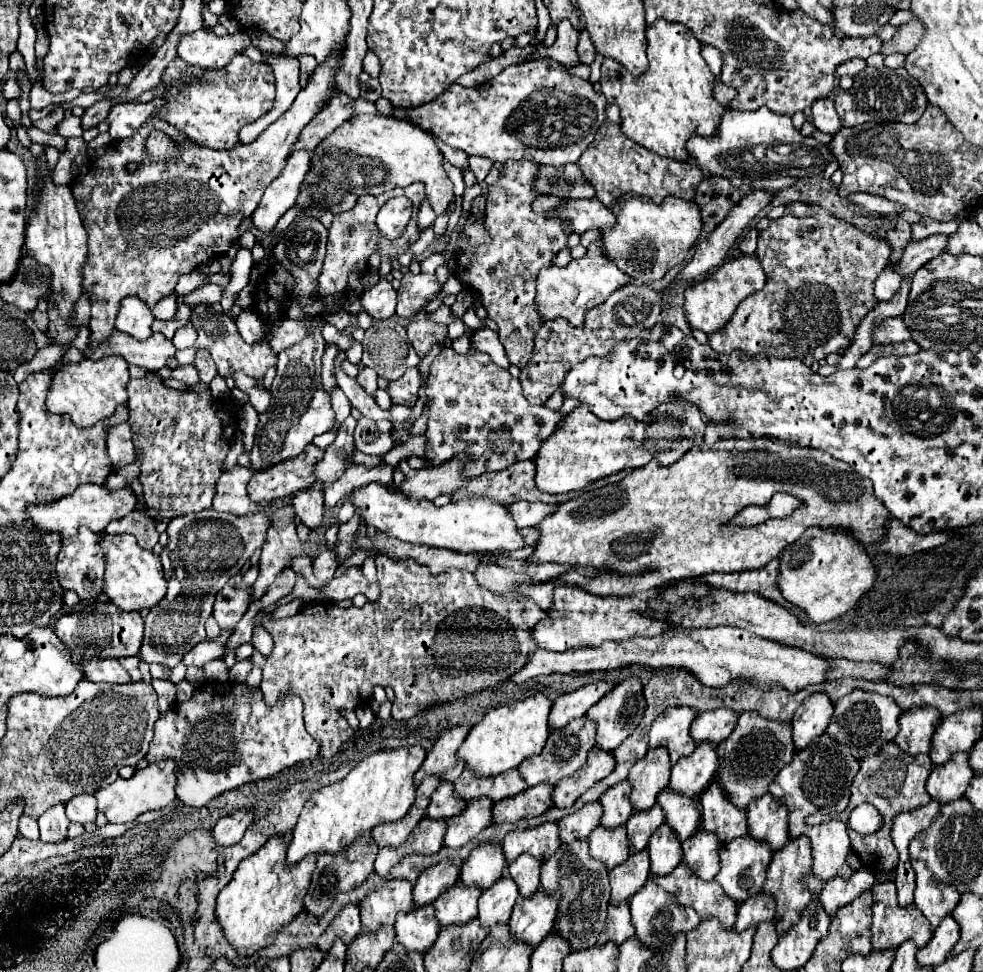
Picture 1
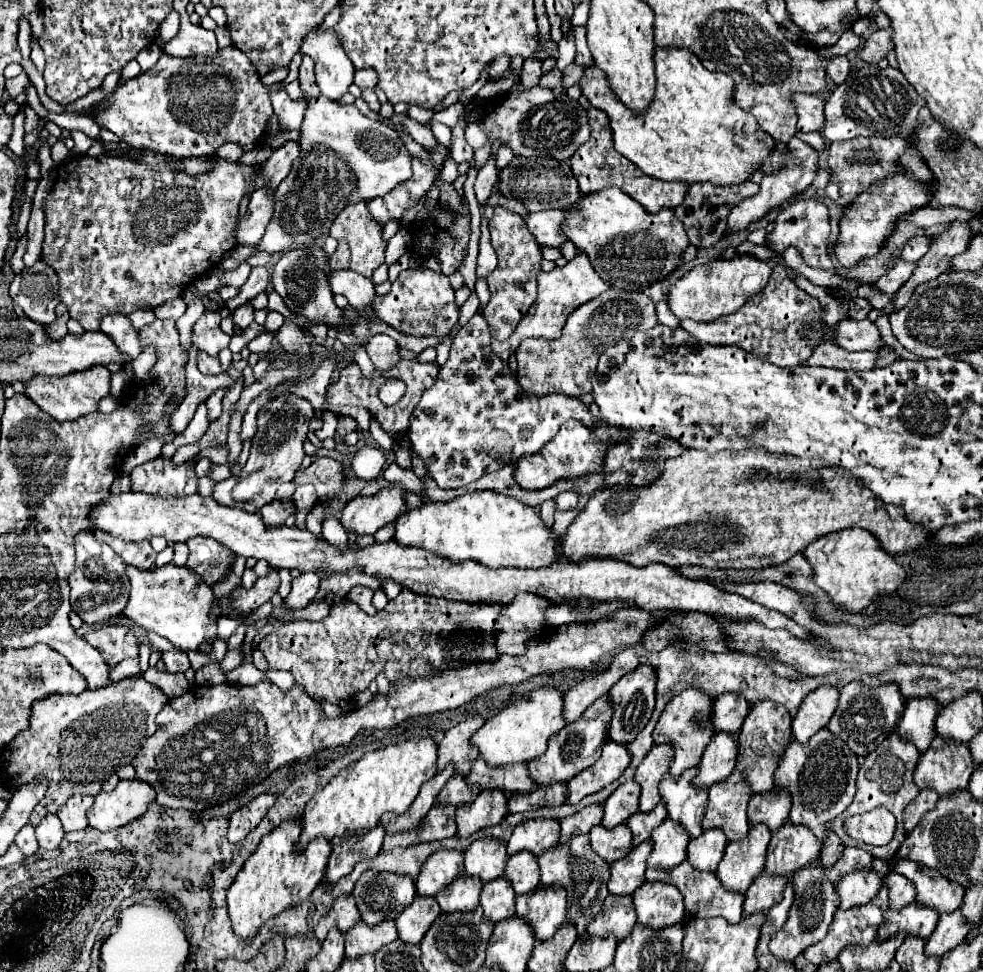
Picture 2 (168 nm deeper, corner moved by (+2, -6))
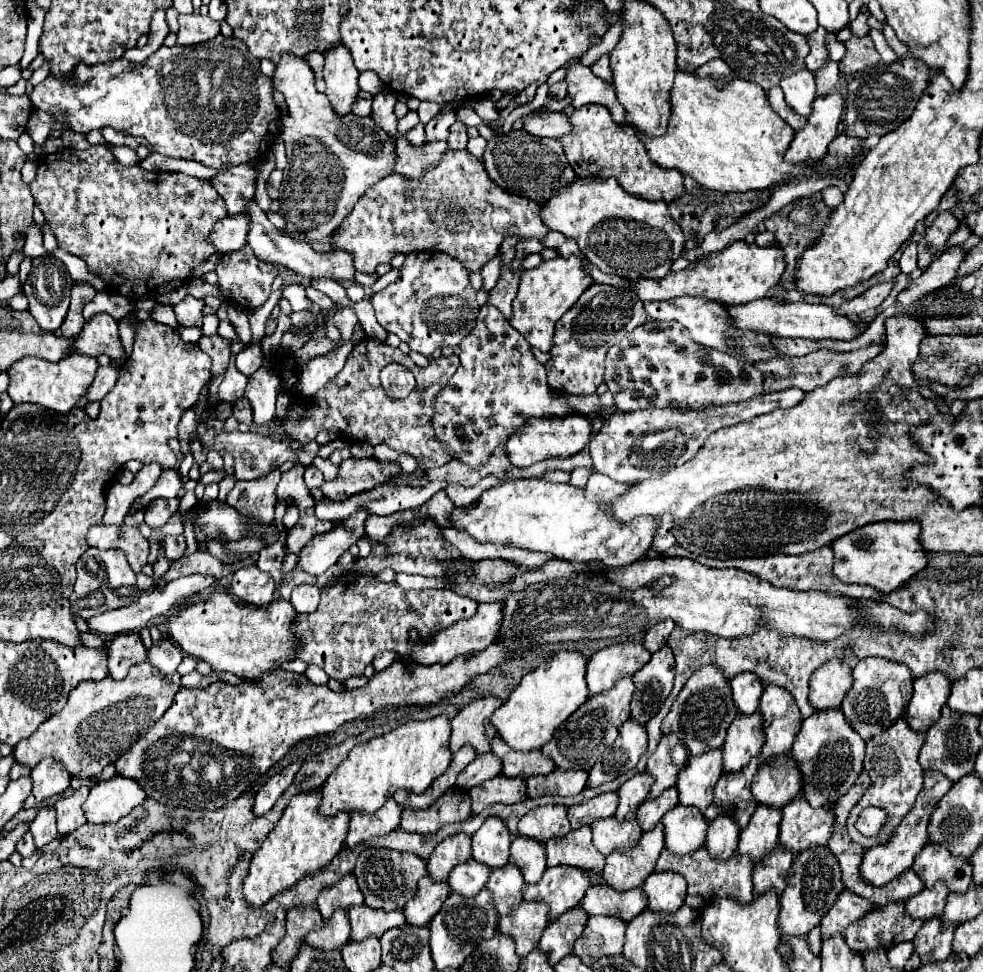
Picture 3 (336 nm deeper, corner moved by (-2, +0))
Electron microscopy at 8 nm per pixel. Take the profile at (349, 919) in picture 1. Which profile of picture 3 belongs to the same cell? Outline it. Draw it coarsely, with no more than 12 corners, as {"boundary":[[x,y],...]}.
{"boundary":[[354,875],[324,889],[318,911],[328,921],[336,909],[364,905]]}

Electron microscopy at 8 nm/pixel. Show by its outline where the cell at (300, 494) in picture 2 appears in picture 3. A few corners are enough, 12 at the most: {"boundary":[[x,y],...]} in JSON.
{"boundary":[[314,465],[306,467],[306,487],[318,489],[324,483],[322,471]]}

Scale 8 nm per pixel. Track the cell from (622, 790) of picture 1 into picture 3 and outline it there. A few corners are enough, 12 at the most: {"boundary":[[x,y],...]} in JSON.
{"boundary":[[636,773],[618,789],[620,803],[614,815],[624,821],[646,801],[654,779]]}

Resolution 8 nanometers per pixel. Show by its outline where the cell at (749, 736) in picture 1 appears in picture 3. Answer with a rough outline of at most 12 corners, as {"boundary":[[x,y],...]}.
{"boundary":[[766,685],[762,761],[788,755],[802,725],[794,697]]}

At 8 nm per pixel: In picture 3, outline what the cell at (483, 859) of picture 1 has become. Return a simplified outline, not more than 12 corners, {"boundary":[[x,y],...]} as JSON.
{"boundary":[[488,817],[472,835],[472,859],[508,863],[510,831]]}

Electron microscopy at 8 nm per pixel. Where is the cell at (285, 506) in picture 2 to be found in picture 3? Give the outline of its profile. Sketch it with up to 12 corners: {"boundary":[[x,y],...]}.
{"boundary":[[304,465],[286,473],[276,489],[278,501],[300,511],[314,507],[304,485]]}

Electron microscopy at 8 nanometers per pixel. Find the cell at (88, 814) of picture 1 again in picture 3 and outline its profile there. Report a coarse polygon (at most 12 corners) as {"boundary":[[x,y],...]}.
{"boundary":[[88,787],[54,805],[58,833],[68,835],[86,823],[82,803]]}

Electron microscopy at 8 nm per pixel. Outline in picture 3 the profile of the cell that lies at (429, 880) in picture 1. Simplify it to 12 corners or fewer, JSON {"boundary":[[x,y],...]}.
{"boundary":[[446,837],[428,859],[428,875],[446,881],[470,861],[470,837]]}

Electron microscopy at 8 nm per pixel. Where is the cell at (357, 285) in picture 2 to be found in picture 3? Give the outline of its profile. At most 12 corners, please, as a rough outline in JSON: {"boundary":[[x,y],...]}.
{"boundary":[[254,201],[248,245],[260,261],[308,279],[354,279],[340,249],[314,251],[268,221]]}

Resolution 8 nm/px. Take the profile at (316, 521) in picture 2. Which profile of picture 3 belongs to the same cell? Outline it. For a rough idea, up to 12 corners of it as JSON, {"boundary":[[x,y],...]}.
{"boundary":[[302,513],[288,529],[286,549],[298,553],[310,539],[328,531],[330,521]]}

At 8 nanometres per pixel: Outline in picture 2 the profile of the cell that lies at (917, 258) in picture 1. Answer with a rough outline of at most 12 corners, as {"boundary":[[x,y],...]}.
{"boundary":[[900,259],[874,283],[880,293],[894,295],[912,275],[914,263]]}

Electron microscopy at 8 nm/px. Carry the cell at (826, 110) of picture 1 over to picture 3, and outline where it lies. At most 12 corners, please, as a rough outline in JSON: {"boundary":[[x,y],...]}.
{"boundary":[[802,71],[780,81],[786,103],[800,115],[812,113],[818,97],[814,73]]}

